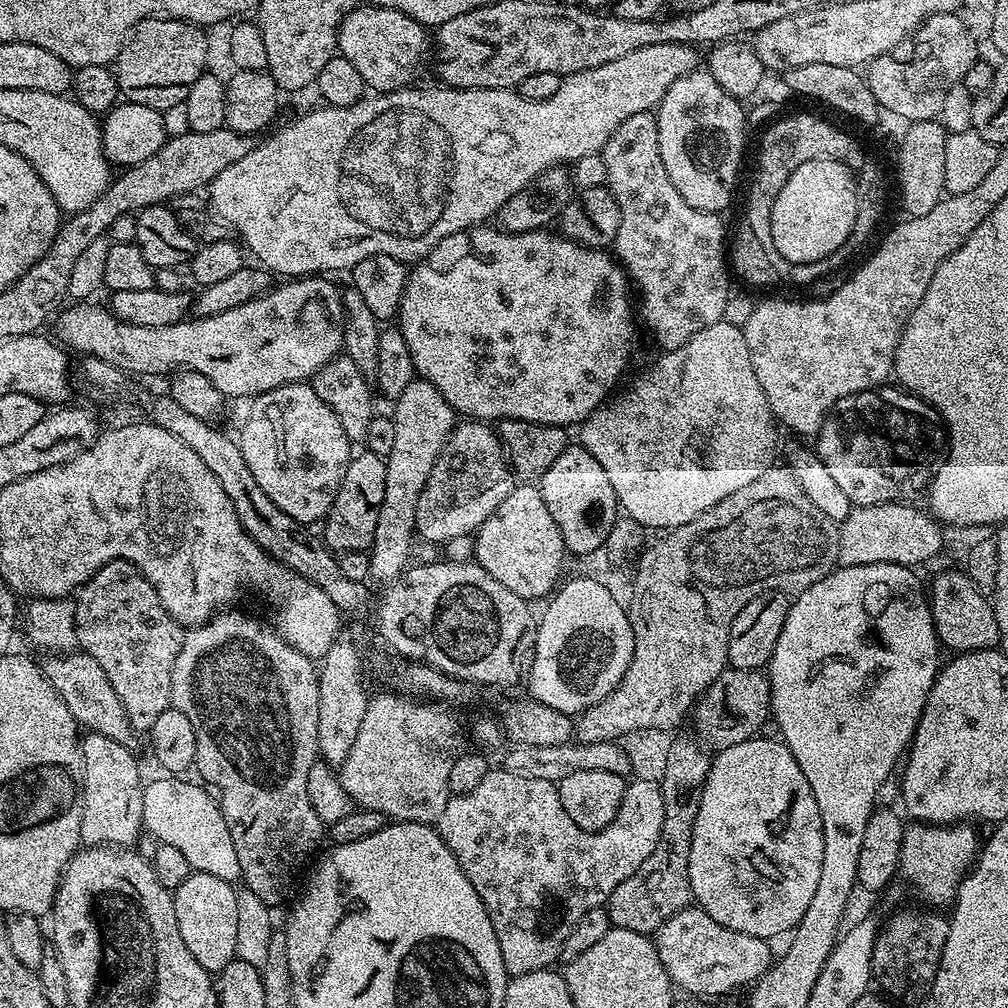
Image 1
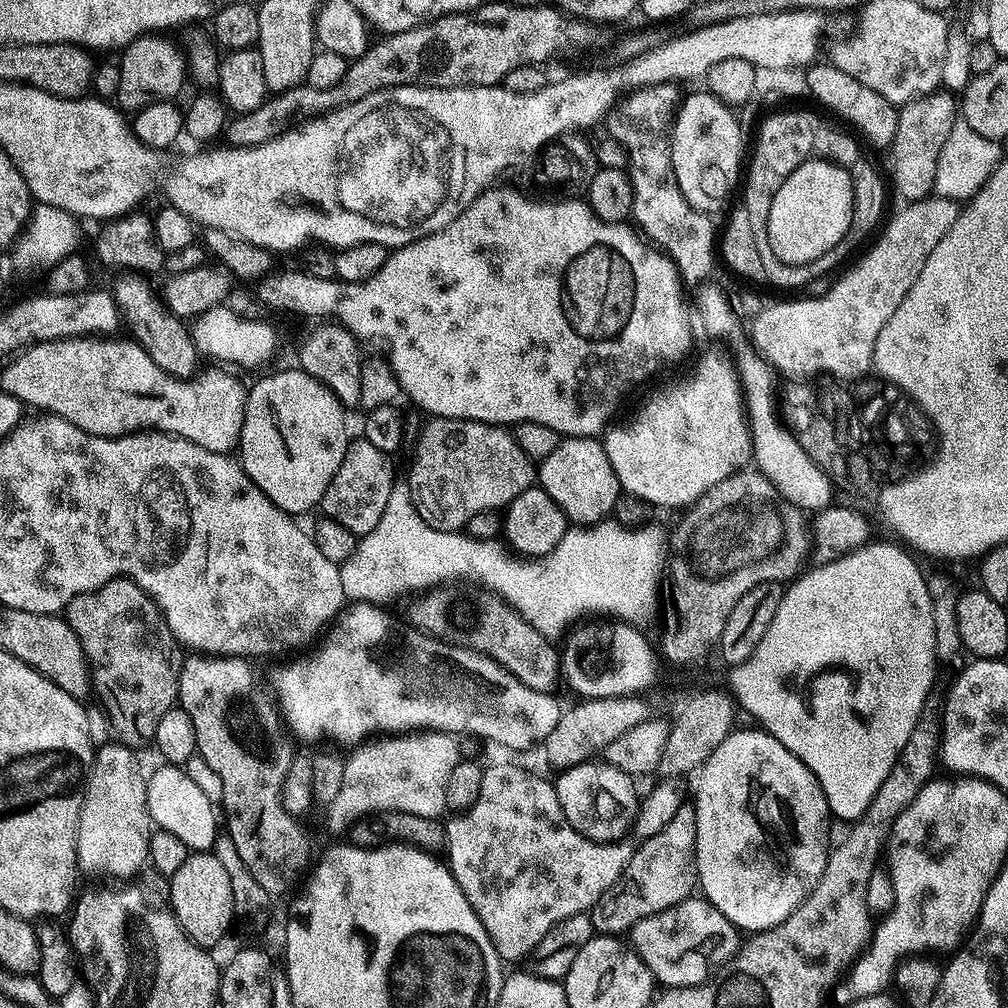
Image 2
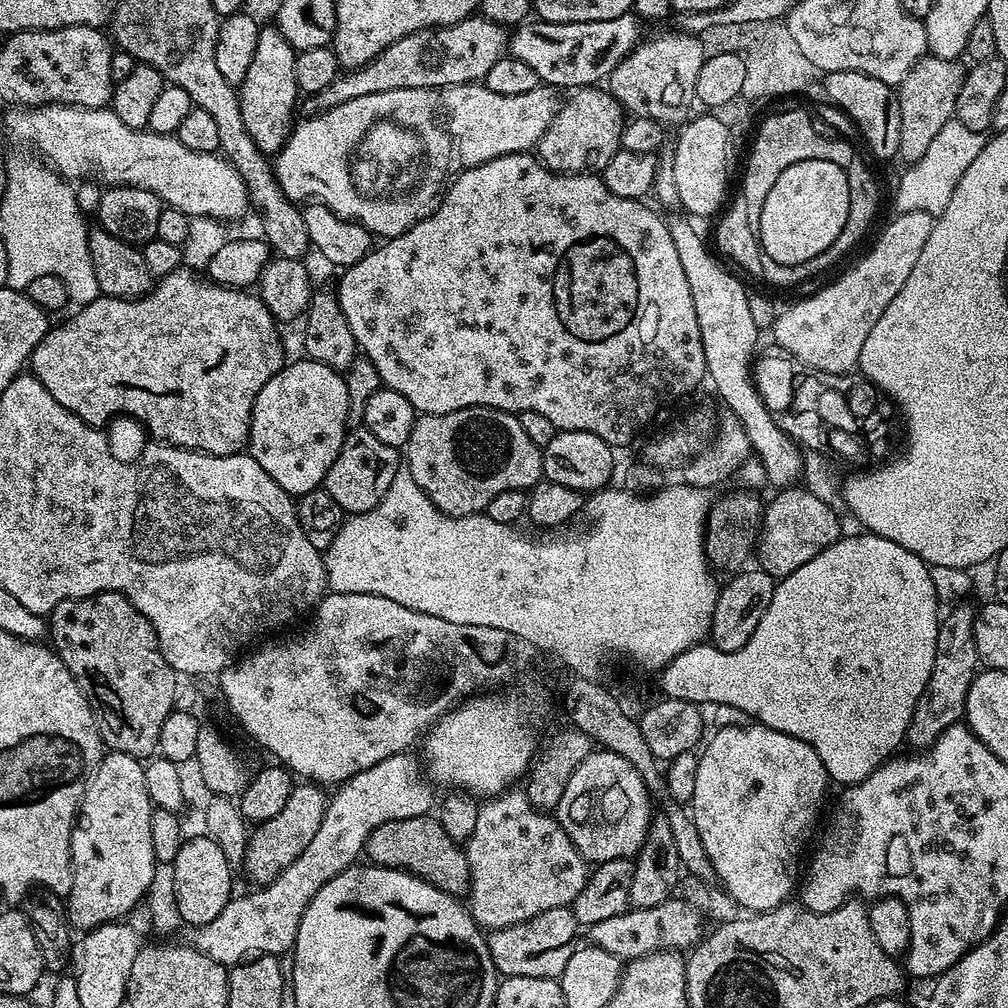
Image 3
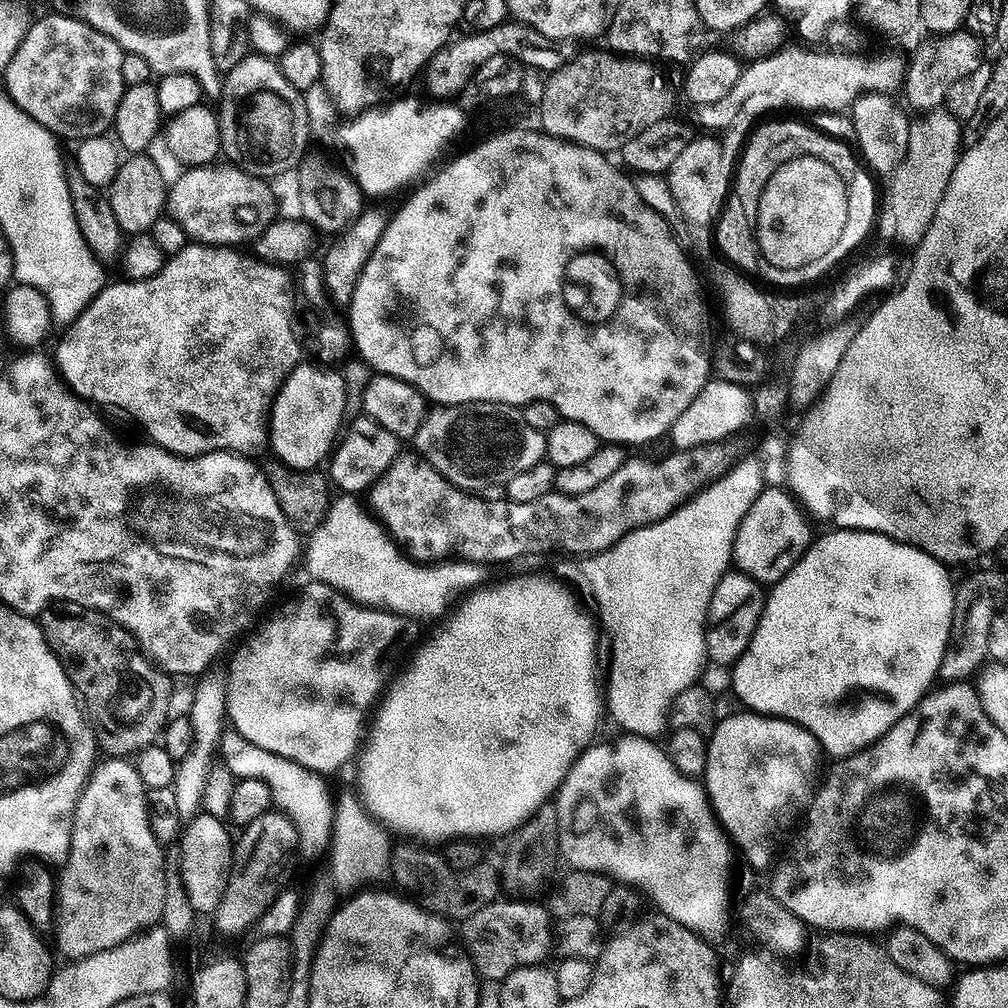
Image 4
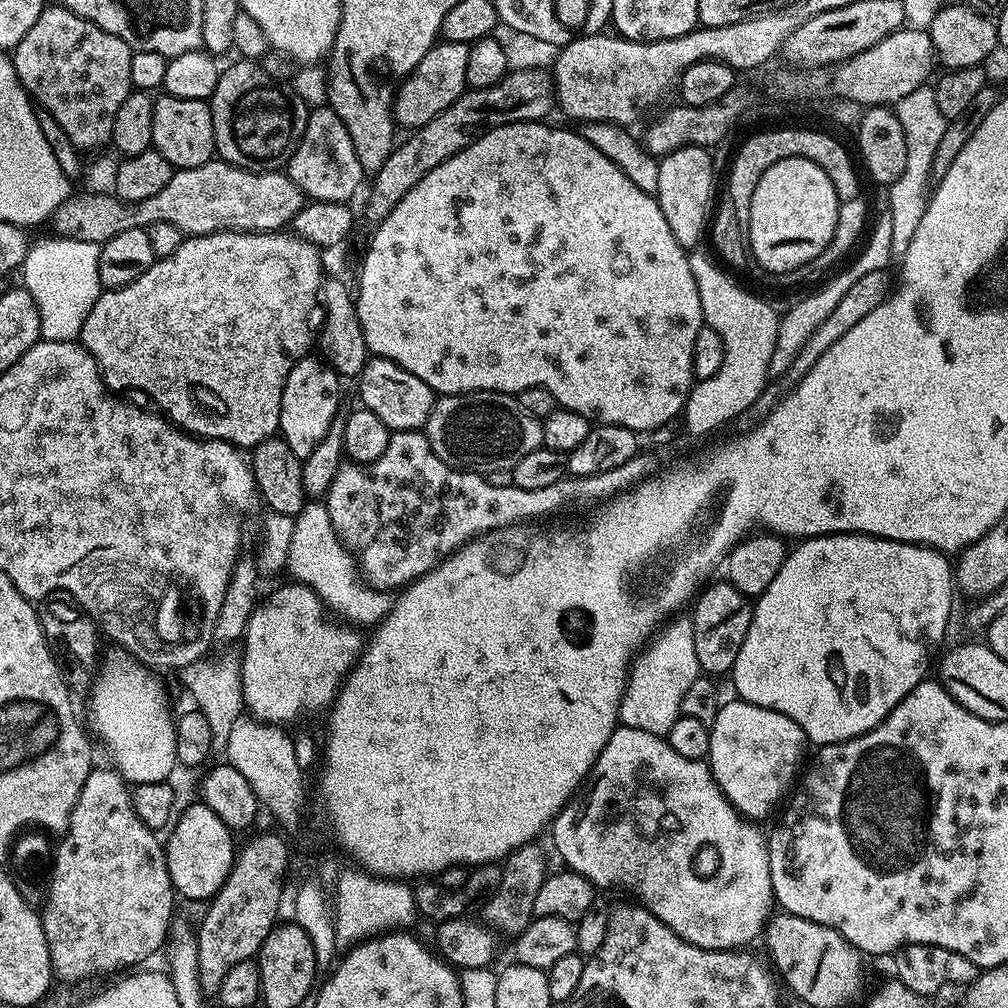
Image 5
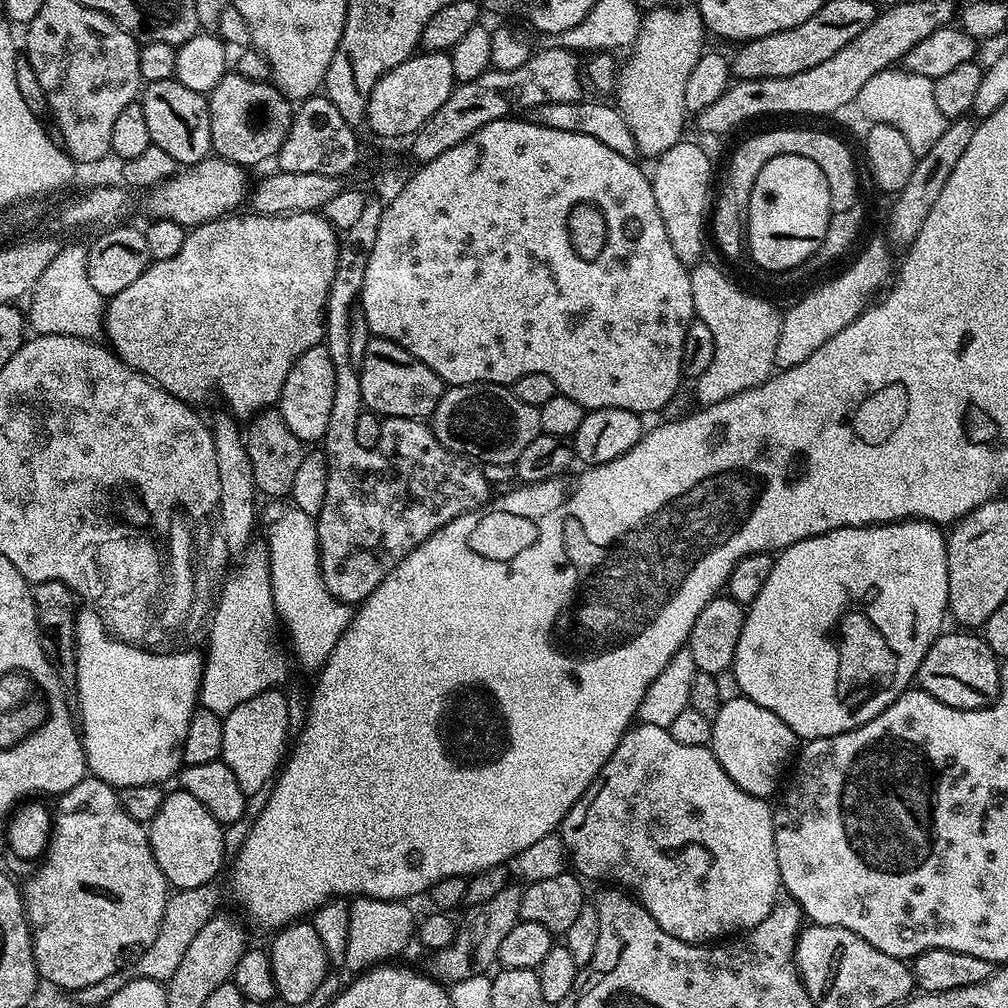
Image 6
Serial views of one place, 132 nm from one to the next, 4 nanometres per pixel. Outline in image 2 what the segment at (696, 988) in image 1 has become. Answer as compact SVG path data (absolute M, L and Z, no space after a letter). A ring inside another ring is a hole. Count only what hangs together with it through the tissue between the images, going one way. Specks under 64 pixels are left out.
M689 898L681 904L670 906L658 914L650 914L650 918L642 918L630 929L630 947L640 961L652 972L653 981L664 988L689 988L708 979L724 961L729 960L742 940L735 924L731 924L709 900Z

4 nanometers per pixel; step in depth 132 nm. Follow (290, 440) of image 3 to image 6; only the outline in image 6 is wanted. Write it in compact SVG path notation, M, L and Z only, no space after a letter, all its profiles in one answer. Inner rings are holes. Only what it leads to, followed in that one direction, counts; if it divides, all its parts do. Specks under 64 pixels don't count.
M323 343L316 344L286 374L282 394L278 401L278 411L286 426L303 442L323 441L326 434L326 422L330 422L330 406L334 402L334 358Z

